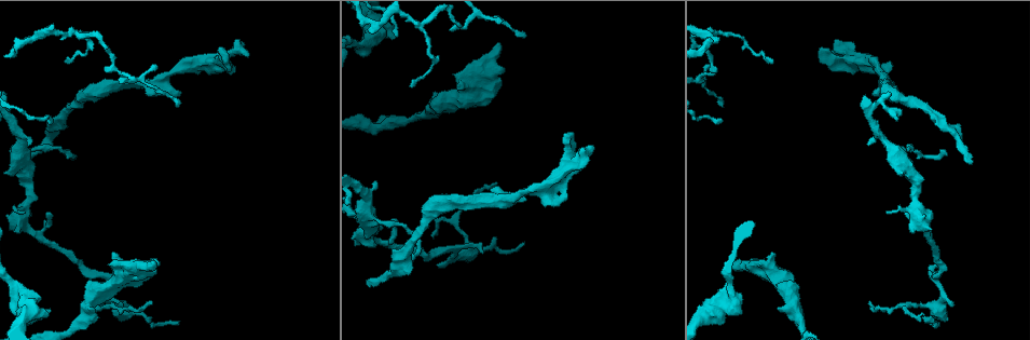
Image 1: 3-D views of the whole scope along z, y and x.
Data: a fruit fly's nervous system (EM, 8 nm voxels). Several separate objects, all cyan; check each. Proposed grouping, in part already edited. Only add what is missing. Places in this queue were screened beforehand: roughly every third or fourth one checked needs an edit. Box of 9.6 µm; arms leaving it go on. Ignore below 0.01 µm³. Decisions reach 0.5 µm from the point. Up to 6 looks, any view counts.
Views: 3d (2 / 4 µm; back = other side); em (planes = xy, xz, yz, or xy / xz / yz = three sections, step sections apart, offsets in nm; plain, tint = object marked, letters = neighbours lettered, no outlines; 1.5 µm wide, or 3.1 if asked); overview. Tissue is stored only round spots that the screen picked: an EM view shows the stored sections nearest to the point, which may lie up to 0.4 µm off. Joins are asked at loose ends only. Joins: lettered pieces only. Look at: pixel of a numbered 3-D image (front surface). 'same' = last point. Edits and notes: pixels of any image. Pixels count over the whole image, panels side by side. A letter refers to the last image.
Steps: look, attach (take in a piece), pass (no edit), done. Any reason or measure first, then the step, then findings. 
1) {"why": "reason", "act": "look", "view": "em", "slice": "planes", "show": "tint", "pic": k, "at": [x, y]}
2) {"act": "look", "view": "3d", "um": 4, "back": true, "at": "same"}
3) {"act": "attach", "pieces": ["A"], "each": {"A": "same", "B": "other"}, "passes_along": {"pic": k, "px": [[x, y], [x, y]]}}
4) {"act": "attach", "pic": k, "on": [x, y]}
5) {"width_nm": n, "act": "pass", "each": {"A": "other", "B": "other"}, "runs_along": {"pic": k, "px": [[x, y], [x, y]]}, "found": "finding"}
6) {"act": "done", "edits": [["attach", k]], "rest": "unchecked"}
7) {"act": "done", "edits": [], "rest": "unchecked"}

{"why": "an open end", "act": "look", "view": "3d", "um": 4, "pic": 1, "at": [947, 155]}

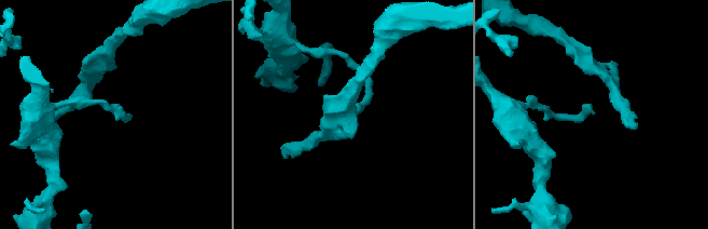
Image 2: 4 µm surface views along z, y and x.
{"why": "now the EM", "act": "look", "view": "em", "slice": "planes", "show": "letters", "pic": 2, "at": [357, 114]}

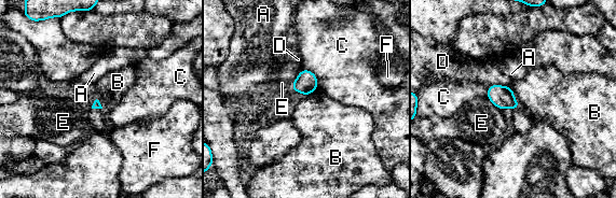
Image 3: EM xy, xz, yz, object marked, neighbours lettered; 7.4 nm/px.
{"act": "pass", "each": {"A": "other", "B": "other", "C": "other", "D": "other", "E": "other", "F": "other"}, "border": {"pic": 3, "px": [[509, 86], [519, 105]]}, "found": "none of them fits"}

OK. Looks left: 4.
{"why": "free end", "act": "look", "view": "3d", "um": 4, "pic": 1, "at": [114, 252]}

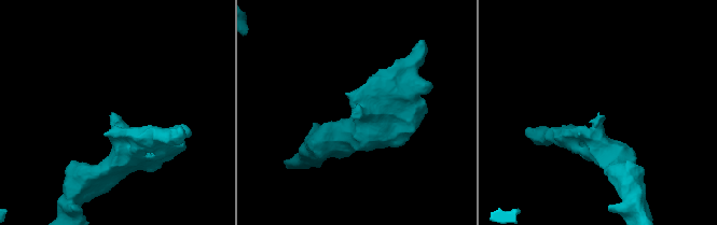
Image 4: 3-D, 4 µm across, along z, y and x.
{"why": "need the tissue", "act": "look", "view": "em", "slice": "xy", "step": 8, "show": "tint", "pic": 4, "at": [114, 115]}

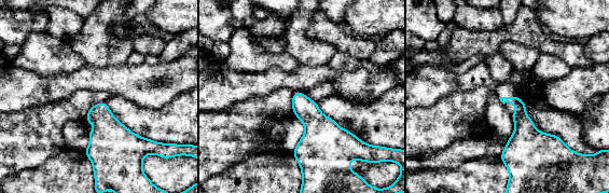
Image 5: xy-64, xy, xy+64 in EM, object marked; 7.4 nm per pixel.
{"why": "cut it another way", "act": "look", "view": "em", "slice": "planes", "show": "letters", "at": "same"}

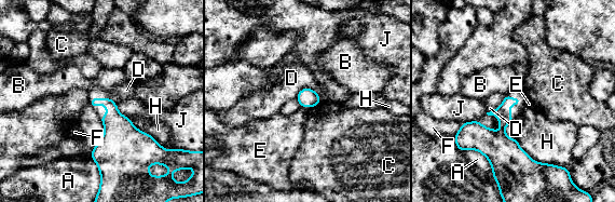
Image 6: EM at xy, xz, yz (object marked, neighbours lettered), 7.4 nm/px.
{"act": "pass", "each": {"A": "other", "B": "other", "C": "other", "D": "other", "E": "other", "F": "other", "H": "other", "J": "other"}, "found": "none of them fits"}

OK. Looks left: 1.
{"why": "free end", "act": "look", "view": "em", "slice": "planes", "show": "letters", "pic": 1, "at": [50, 311]}

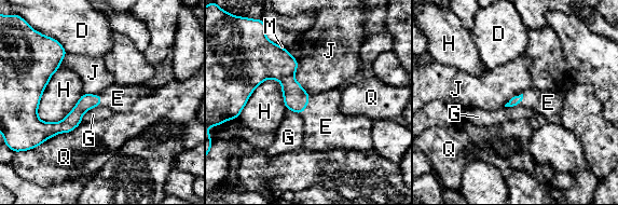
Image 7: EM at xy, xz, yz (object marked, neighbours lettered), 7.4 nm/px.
{"longest_contact_nm": ["H", 440], "act": "attach", "pieces": ["E"], "each": {"D": "other", "E": "same", "G": "other", "H": "other", "J": "other", "M": "other", "Q": "other"}, "passes_along": {"pic": 7, "px": [[296, 98], [306, 105], [326, 126]]}, "found": "it goes on there"}

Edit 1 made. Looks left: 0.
{"act": "done", "edits": [["attach", 7]], "rest": "unchecked"}

